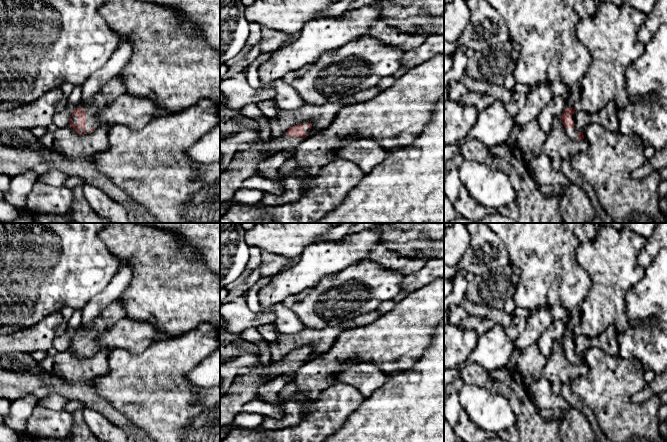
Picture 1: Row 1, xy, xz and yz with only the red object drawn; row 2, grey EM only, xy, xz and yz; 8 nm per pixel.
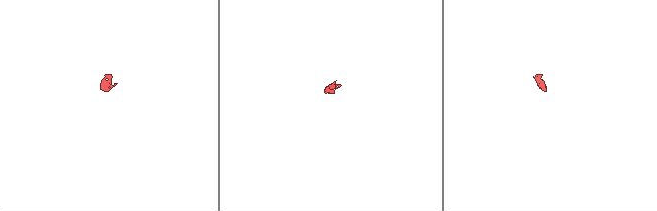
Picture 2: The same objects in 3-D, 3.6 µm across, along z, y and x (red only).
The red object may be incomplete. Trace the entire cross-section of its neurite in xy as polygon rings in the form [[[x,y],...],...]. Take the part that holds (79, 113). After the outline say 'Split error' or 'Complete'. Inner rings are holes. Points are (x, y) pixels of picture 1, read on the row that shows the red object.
[[[116,76],[105,84],[103,92],[91,102],[80,102],[74,108],[68,126],[78,134],[93,132],[98,125],[99,112],[124,93],[126,93],[126,87],[123,80],[120,76]]]. Split error

